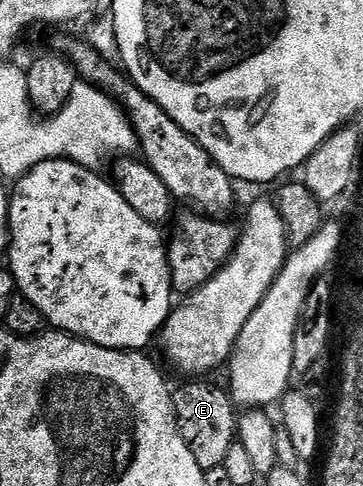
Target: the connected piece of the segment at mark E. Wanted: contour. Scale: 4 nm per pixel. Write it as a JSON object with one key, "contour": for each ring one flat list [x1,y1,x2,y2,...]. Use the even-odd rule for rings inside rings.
{"contour":[[208,380,185,382,188,382,185,386,177,385,172,392,178,432,182,440,186,440,186,448,194,452,194,460,198,460,203,470,223,466,226,452,230,452,233,442,238,438,238,410,231,393,223,385,211,386]]}

